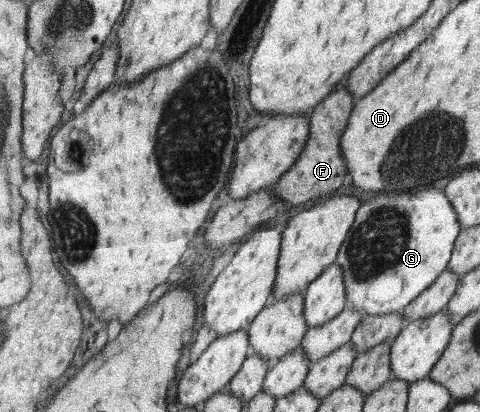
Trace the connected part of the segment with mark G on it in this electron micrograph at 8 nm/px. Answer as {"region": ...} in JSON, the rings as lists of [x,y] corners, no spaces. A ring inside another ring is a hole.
{"region":[[[438,188],[404,192],[404,196],[402,192],[382,194],[370,200],[368,204],[362,204],[357,214],[357,221],[350,229],[349,236],[337,258],[337,263],[344,271],[347,302],[351,302],[351,305],[364,316],[394,314],[402,311],[430,288],[448,268],[462,229],[450,199]]]}

